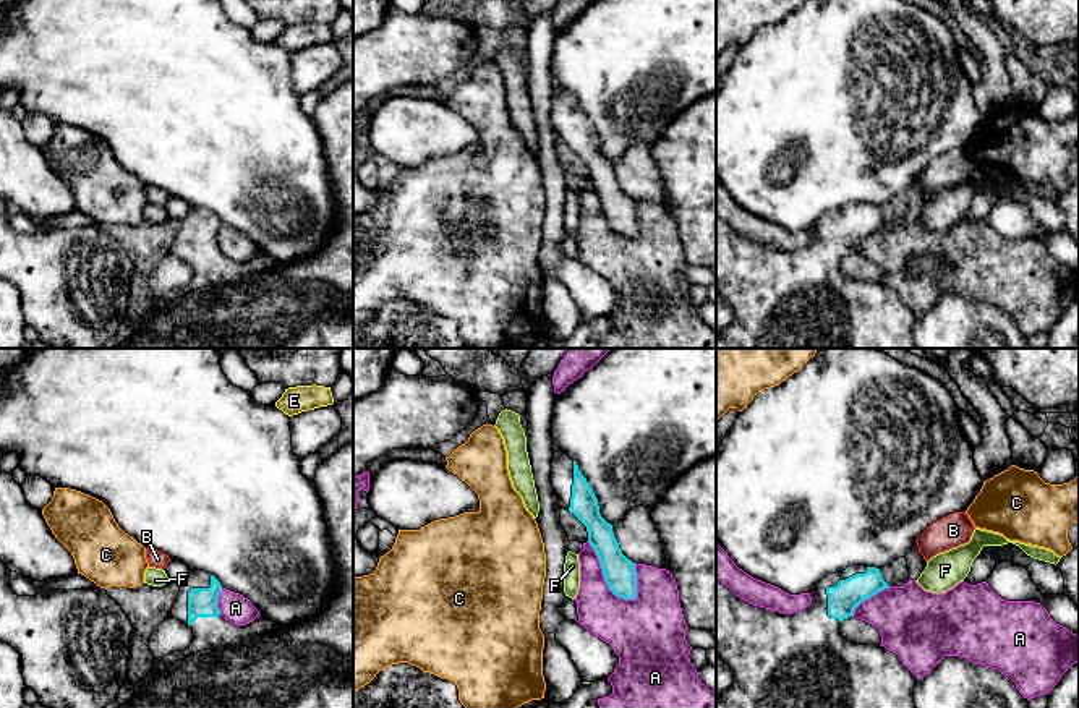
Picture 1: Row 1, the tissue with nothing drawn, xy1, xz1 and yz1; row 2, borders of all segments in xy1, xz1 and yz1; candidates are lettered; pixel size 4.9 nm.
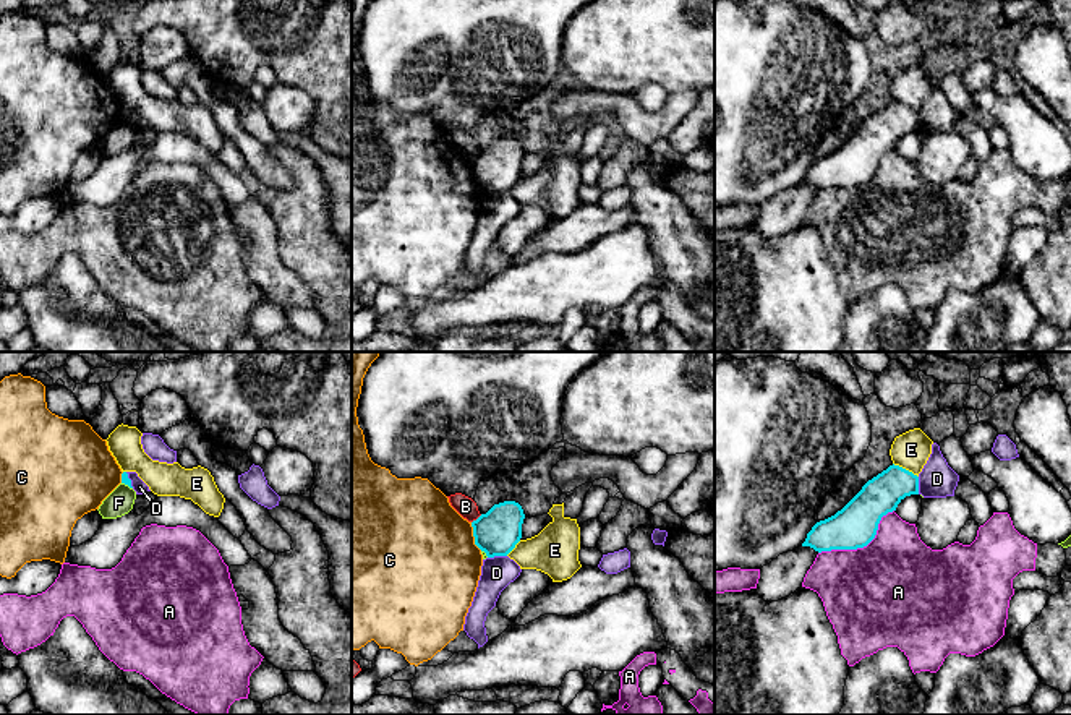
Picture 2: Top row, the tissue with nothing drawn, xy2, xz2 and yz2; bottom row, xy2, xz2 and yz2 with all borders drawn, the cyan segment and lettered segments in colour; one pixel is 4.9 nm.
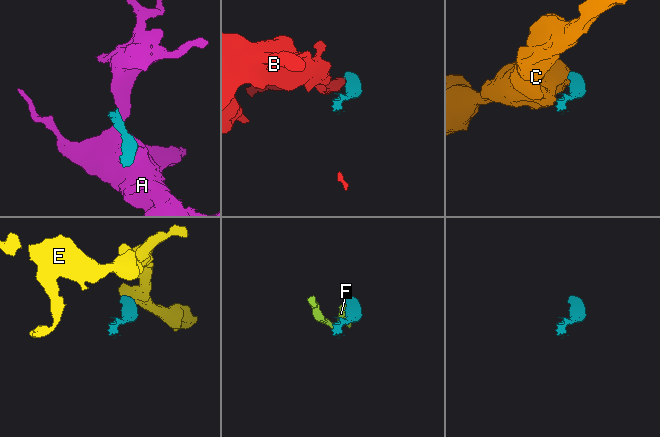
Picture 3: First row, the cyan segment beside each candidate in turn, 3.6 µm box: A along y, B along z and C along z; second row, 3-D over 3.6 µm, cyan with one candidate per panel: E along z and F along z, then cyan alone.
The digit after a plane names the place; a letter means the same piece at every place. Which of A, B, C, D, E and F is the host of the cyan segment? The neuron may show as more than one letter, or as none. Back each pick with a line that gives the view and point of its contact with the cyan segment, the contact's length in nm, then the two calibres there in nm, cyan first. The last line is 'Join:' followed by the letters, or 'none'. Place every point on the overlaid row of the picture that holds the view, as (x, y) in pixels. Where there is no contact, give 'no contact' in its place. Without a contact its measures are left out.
Join: none

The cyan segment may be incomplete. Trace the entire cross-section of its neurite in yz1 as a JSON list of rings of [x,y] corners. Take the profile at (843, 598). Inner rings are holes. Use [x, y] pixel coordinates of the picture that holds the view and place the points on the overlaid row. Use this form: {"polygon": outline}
{"polygon": [[[852,565],[821,578],[805,609],[783,614],[748,604],[716,580],[716,655],[734,676],[716,708],[915,708],[917,677],[901,658],[881,645],[851,643],[839,630],[862,601],[888,586],[880,569]]]}

